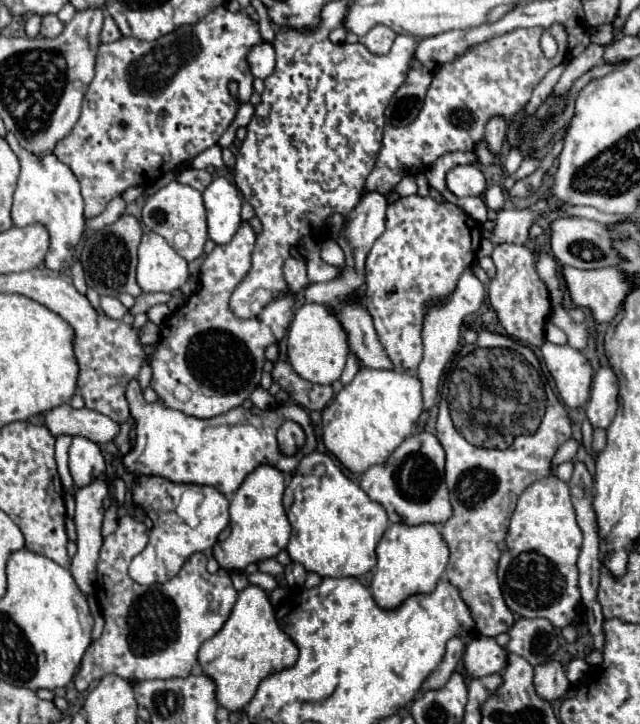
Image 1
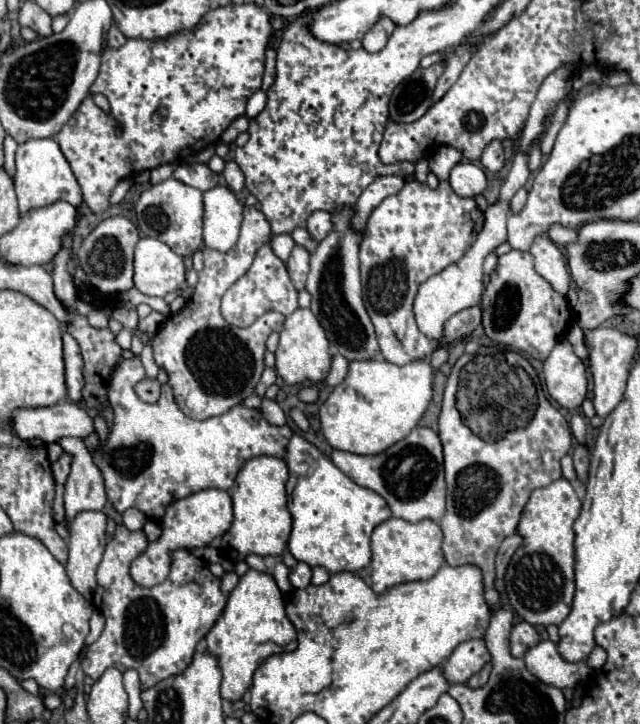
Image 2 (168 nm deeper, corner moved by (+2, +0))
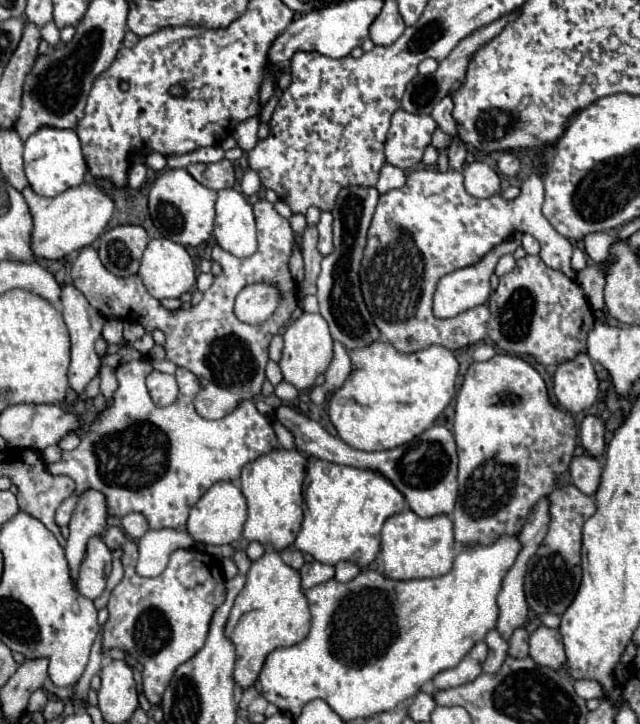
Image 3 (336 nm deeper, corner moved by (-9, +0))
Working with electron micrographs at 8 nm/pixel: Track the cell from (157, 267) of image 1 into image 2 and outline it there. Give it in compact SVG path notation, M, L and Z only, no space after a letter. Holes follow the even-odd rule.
M140 238L134 252L134 286L148 296L166 296L184 282L184 260L156 238Z

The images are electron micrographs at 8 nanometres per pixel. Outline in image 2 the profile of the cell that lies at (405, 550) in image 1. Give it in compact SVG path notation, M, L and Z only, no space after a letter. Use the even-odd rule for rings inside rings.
M388 518L386 522L382 522L380 526L374 528L372 532L372 590L376 594L384 594L386 590L390 590L392 586L404 584L404 582L412 582L412 580L430 580L440 566L444 564L444 554L442 554L442 530L434 520L422 520L422 522L406 522L402 518Z

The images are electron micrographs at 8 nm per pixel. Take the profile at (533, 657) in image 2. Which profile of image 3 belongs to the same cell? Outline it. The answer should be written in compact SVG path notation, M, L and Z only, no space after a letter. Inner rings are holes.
M541 624L529 638L529 656L541 666L561 670L561 666L565 664L565 652L559 630Z

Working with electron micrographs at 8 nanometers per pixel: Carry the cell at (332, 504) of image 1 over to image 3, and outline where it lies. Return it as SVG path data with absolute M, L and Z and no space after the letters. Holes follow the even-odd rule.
M309 458L303 496L305 518L295 538L295 548L327 564L347 560L361 568L369 566L379 552L379 534L383 522L389 516L407 510L403 494L381 472L355 466L339 466L319 458Z

